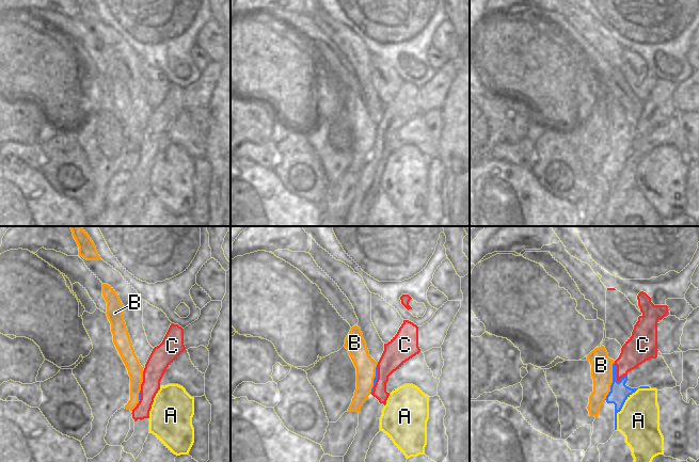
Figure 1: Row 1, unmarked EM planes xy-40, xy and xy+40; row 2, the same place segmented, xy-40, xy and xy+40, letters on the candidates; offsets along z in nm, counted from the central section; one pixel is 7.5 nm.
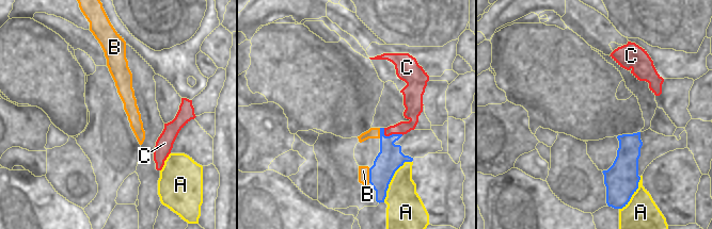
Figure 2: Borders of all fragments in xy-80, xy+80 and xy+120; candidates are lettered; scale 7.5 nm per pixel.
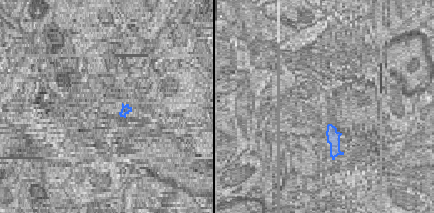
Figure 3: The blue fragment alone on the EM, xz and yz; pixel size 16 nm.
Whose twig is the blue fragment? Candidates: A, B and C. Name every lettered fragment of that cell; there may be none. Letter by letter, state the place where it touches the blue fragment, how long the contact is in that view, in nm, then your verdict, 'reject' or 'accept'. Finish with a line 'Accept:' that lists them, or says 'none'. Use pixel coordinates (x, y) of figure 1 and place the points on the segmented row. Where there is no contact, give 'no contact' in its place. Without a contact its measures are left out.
A: contact xy+40 (624, 401); length 420 nm; reject
B: contact xy+40 (613, 381); length 300 nm; accept
C: contact xy+40 (616, 372); length 160 nm; reject
Accept: B

